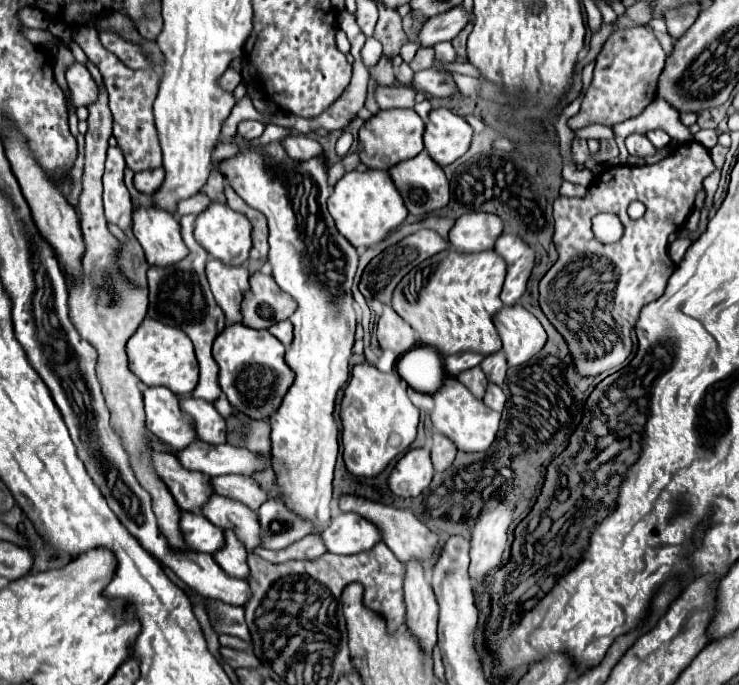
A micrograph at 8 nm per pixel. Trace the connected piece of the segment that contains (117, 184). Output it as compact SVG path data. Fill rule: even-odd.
M109 147L105 175L103 175L105 219L107 219L107 223L113 223L123 231L131 227L131 197L123 183L125 167L127 165L121 155L121 149Z

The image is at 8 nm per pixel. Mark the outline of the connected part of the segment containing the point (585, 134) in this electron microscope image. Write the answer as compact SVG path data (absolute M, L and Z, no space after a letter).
M593 124L574 132L576 137L586 140L591 138L598 140L613 139L615 137L611 128L601 124Z

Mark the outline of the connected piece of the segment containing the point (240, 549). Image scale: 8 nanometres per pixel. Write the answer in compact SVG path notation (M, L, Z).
M223 529L225 545L213 555L215 563L233 579L249 581L249 565L247 565L247 549L245 543L235 535L233 529Z

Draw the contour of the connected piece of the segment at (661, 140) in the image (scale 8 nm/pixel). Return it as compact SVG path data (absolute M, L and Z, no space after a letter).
M663 129L649 131L649 133L647 133L647 137L649 137L649 141L651 141L657 149L663 149L663 147L665 147L665 145L669 145L669 141L671 141L671 137L669 137Z

